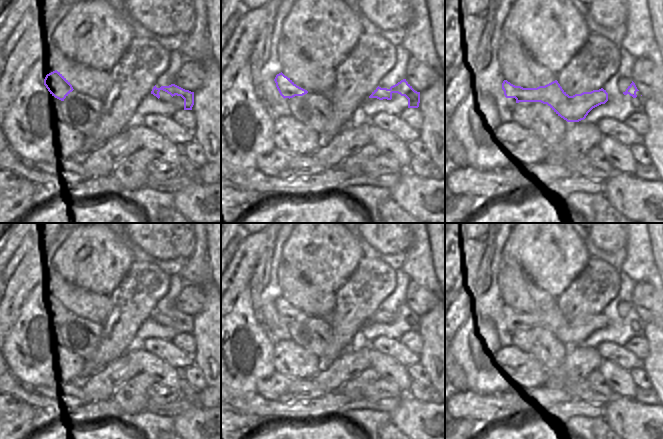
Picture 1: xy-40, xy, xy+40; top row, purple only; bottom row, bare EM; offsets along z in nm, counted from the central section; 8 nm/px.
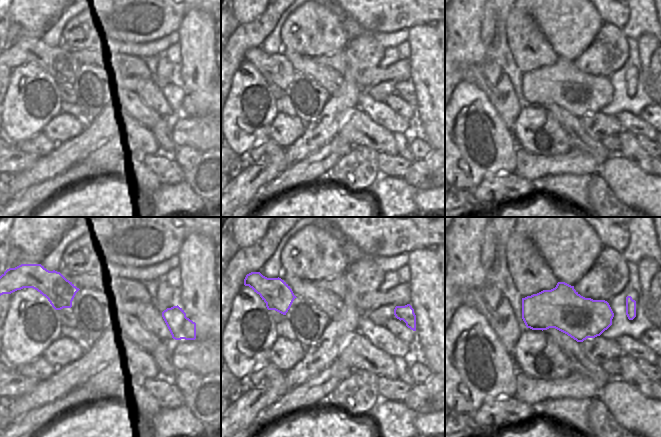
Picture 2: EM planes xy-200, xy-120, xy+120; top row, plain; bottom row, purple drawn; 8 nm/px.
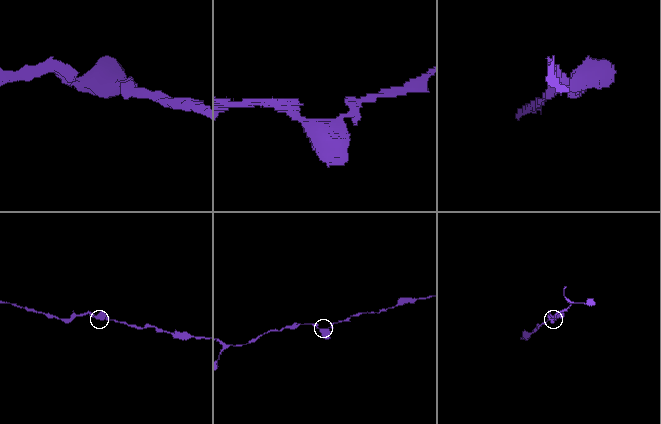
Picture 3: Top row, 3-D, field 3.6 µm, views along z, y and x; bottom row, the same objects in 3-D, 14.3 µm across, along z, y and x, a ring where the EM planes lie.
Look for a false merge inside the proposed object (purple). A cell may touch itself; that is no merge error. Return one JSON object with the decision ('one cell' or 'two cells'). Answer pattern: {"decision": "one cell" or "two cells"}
{"decision": "one cell"}

